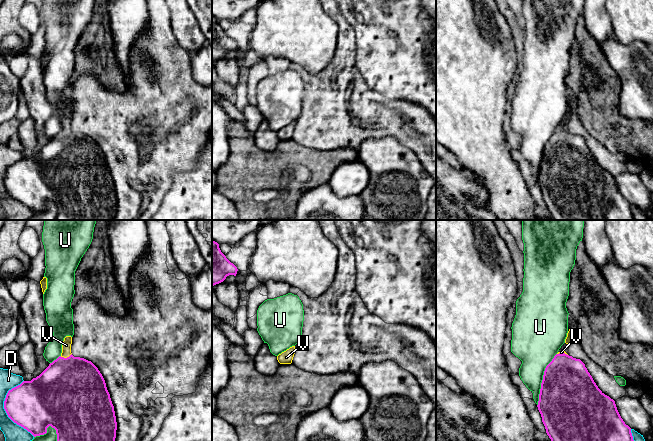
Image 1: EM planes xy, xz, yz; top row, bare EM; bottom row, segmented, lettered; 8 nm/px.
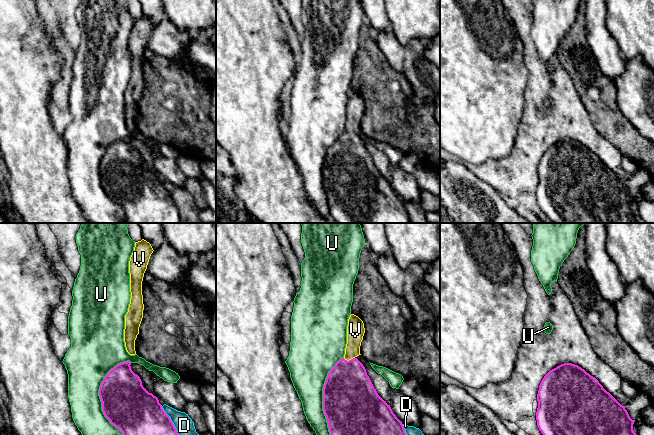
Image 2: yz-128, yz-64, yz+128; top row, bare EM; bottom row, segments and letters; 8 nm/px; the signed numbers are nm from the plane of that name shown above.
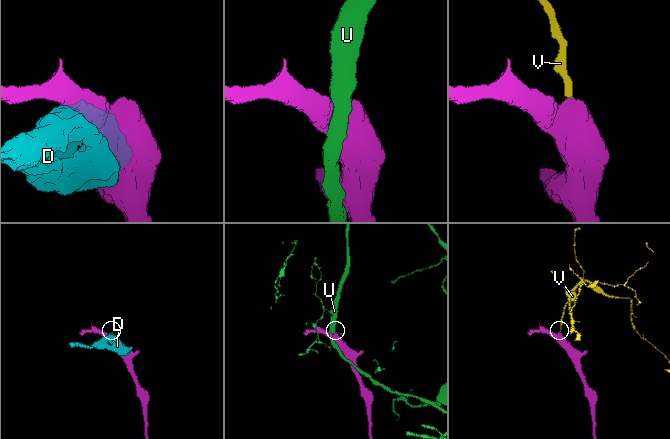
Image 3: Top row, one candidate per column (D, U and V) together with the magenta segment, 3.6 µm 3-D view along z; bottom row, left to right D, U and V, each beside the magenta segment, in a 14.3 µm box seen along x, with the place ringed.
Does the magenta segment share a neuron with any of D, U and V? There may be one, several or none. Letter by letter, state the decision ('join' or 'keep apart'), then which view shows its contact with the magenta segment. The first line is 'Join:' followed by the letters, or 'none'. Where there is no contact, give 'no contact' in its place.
Join: V
D: keep apart; meets magenta in xy
U: keep apart; meets magenta in yz
V: join; meets magenta in xy

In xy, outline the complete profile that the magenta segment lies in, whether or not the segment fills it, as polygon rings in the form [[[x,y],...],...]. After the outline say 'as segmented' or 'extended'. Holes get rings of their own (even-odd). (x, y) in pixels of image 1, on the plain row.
[[[66,112],[62,119],[62,129],[56,136],[36,154],[23,157],[9,166],[4,177],[4,185],[14,199],[26,205],[34,213],[46,210],[47,204],[51,202],[56,206],[56,220],[113,220],[117,198],[105,156],[91,137],[72,131],[71,120],[72,113]]]; extended

